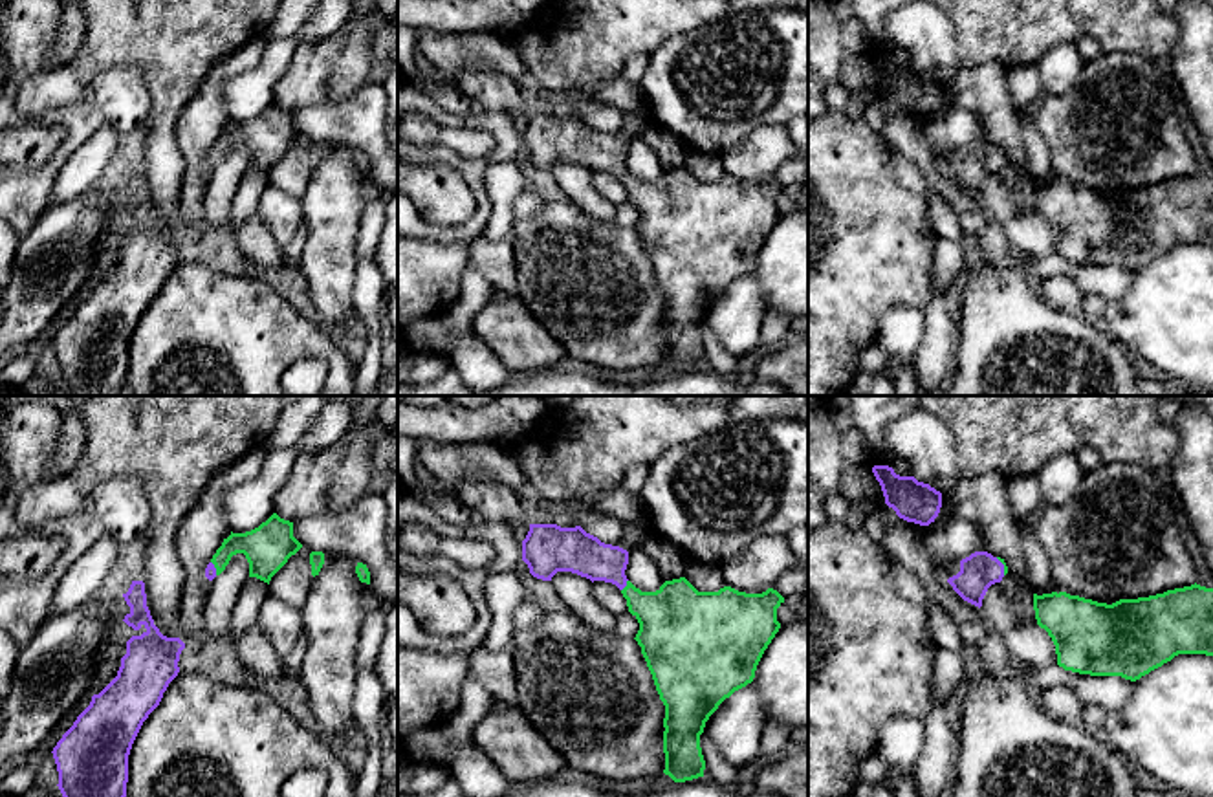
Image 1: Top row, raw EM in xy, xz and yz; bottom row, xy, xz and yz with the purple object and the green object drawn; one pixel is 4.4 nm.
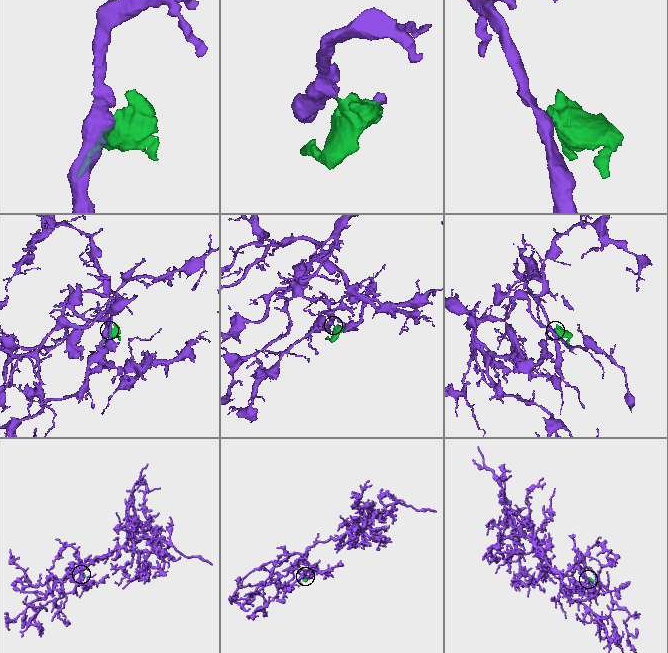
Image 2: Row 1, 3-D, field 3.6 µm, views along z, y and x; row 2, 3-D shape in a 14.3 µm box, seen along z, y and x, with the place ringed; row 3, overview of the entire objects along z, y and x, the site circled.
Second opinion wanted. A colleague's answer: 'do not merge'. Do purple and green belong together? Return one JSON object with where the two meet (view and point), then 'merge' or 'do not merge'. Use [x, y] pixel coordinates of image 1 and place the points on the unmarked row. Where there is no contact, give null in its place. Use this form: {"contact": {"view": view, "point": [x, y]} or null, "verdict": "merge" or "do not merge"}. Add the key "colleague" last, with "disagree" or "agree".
{"contact": {"view": "xz", "point": [625, 174]}, "verdict": "merge", "colleague": "disagree"}

